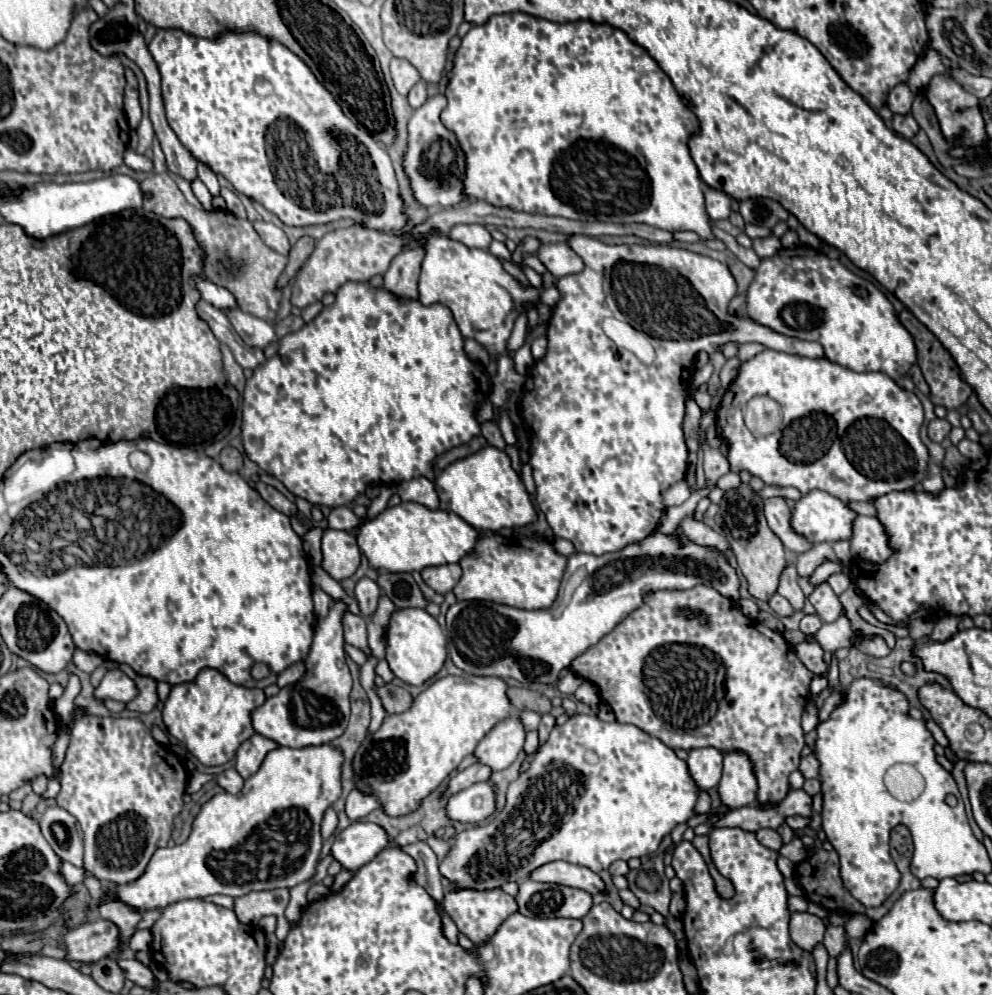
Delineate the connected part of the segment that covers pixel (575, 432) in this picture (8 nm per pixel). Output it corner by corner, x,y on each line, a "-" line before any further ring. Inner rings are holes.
573,235
569,245
583,259
585,269
581,273
569,275
565,279
557,279
557,289
559,289
561,297
555,303
551,319
549,319
549,329
547,329
549,347
547,347
545,357
535,361
531,371
527,373
527,379
523,385
523,395
521,395
521,415
525,421
527,433
531,437
533,479
537,485
535,501
537,501
539,509
545,513
555,535
569,539
575,545
575,551
591,553
591,555
603,555
603,553
623,549
625,545
629,545
629,541
641,541
649,533
653,533
659,525
663,511
665,511
663,491
669,489
671,485
675,485
677,481
685,479
687,447
685,447
685,439
683,439
683,417
685,417
685,401
687,401
687,383
689,383
689,377
693,373
693,359
699,353
699,349
721,349
727,343
737,343
737,345
761,343
767,349
803,355
803,357
821,357
823,349
815,341
803,341
797,337
789,337
789,335
777,333
771,327
765,327
765,325
753,321
751,317
729,313
729,303
737,295
737,283
735,283
729,267
717,259
711,259
711,257
705,257
699,253
691,253
687,249
673,247
673,245
605,245
605,243
601,243
593,237
587,237
587,235
-
615,297
621,297
621,309
619,309
-
607,317
615,317
619,321
631,323
637,329
641,329
645,335
649,335
651,345
655,349
655,361
651,365
643,365
633,353
629,353
627,349
617,347
613,341
609,341
609,337
601,329
601,323

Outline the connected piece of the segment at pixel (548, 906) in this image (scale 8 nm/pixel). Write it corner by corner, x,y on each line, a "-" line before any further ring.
523,881
515,895
519,913
525,917
573,917
583,919
593,907
591,895
583,889
557,883

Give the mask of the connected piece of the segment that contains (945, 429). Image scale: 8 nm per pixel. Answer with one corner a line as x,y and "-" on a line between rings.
933,419
933,421
929,423
927,431
929,431
929,439
931,439
931,441
941,443
941,441
949,435
951,425
949,425
949,421
947,421
947,419

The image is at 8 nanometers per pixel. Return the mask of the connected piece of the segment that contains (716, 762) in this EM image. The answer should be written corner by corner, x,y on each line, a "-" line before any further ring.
701,747
701,749
689,749
687,757
689,773
697,781
699,789
707,791
715,787
721,779
723,769
723,753
715,747

